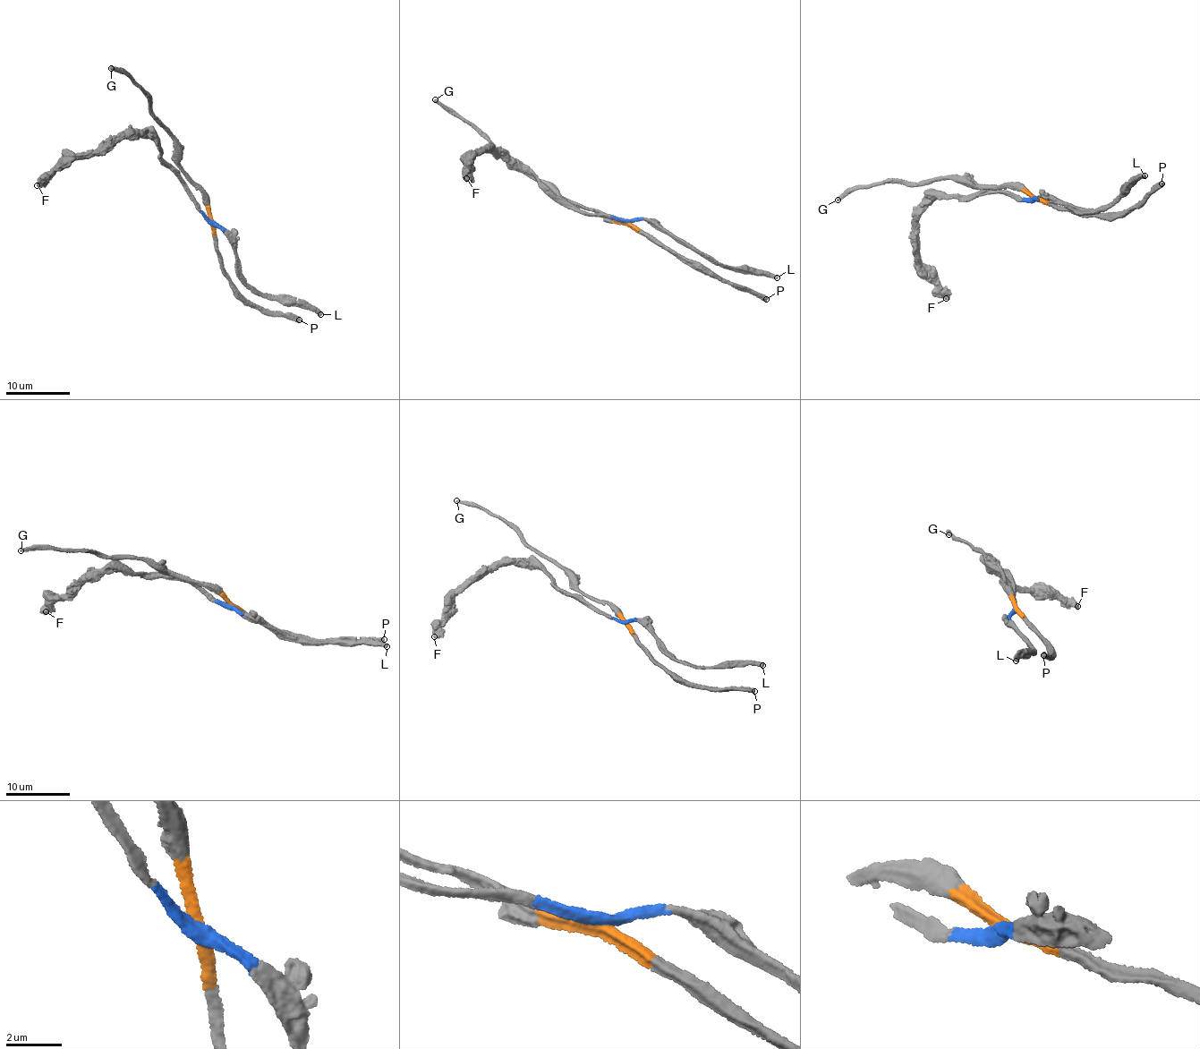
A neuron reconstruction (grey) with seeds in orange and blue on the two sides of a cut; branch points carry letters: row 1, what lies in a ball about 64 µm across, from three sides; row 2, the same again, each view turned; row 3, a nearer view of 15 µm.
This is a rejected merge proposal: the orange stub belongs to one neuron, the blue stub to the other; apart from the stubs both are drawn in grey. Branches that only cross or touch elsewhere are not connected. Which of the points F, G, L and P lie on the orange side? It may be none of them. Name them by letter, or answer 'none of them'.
G, P

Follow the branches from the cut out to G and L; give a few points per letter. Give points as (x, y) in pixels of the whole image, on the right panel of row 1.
G: (1033, 198), (1006, 186), (1000, 189), (971, 187), (951, 178), (919, 186), (893, 181), (855, 190), (837, 200)
L: (1033, 198), (1035, 196), (1039, 200), (1044, 195), (1079, 208), (1095, 209), (1114, 201), (1144, 176)

